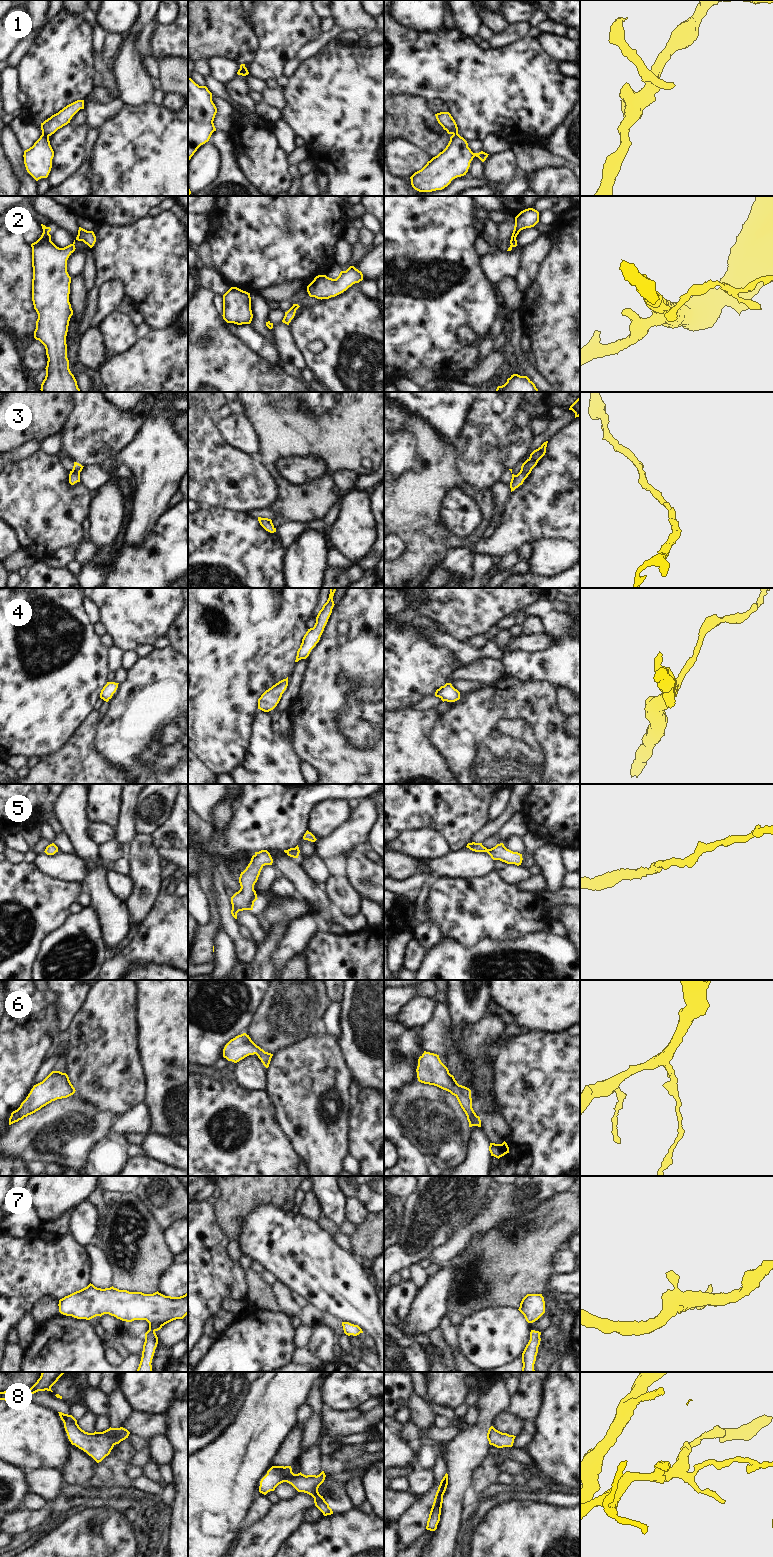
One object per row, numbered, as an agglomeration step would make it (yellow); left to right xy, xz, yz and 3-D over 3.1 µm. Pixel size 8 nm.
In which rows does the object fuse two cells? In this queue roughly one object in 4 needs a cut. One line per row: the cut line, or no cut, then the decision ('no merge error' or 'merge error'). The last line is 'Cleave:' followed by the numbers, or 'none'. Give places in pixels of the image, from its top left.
1: cut in xy along (42, 133), (48, 136); merge error
2: no cut; no merge error
3: no cut; no merge error
4: no cut; no merge error
5: no cut; no merge error
6: no cut; no merge error
7: no cut; no merge error
8: no cut; no merge error
Cleave: 1

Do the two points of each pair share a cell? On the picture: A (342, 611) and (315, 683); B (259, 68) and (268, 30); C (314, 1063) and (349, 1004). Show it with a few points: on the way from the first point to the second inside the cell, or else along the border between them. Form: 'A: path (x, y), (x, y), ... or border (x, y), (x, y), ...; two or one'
A: path (342, 629), (342, 656), (333, 665); one
B: path (268, 59), (268, 39); one
C: border (339, 1041), (348, 1063); two

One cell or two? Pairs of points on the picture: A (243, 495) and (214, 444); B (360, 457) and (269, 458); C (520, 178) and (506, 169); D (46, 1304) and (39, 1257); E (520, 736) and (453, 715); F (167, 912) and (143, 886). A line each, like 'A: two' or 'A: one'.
A: one
B: one
C: two
D: two
E: one
F: two

